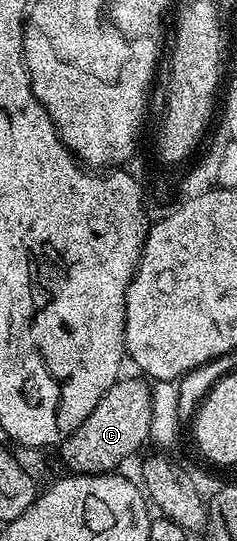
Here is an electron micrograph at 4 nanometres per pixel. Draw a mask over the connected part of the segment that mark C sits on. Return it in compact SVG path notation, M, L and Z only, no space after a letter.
M122 376L116 384L95 404L91 416L75 428L71 437L60 443L61 462L66 471L75 474L108 474L121 468L121 465L140 448L149 442L151 428L151 386L144 377Z

